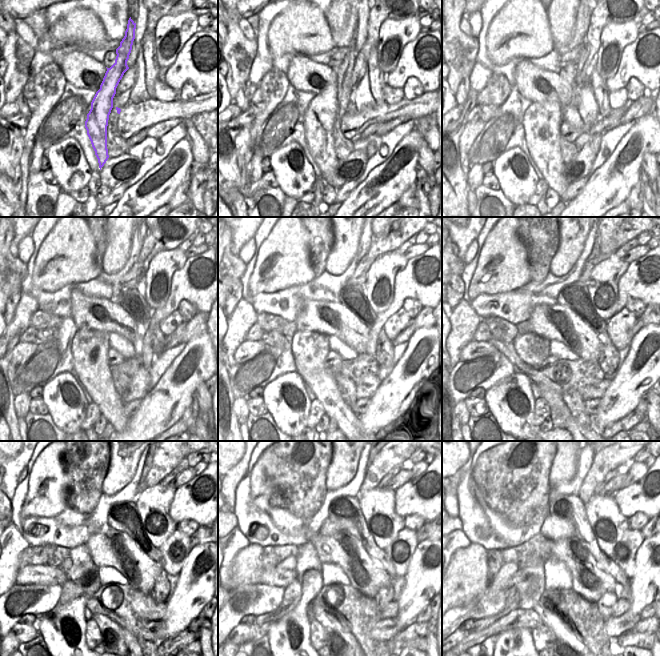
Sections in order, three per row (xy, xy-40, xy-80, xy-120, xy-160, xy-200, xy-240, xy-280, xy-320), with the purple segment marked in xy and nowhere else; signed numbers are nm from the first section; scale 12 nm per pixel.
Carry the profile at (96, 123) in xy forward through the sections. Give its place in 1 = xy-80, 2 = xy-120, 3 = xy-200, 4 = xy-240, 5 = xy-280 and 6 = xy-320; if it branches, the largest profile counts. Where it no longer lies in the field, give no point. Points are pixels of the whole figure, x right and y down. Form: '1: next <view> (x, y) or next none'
1: next xy-80 (541, 122)
2: next xy-120 (90, 347)
3: next xy-200 (533, 349)
4: next xy-240 (96, 604)
5: next xy-280 (318, 603)
6: next xy-320 (543, 601)

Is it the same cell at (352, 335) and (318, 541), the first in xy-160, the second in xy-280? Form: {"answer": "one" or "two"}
{"answer": "one"}

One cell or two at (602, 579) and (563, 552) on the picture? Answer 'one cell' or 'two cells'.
one cell

